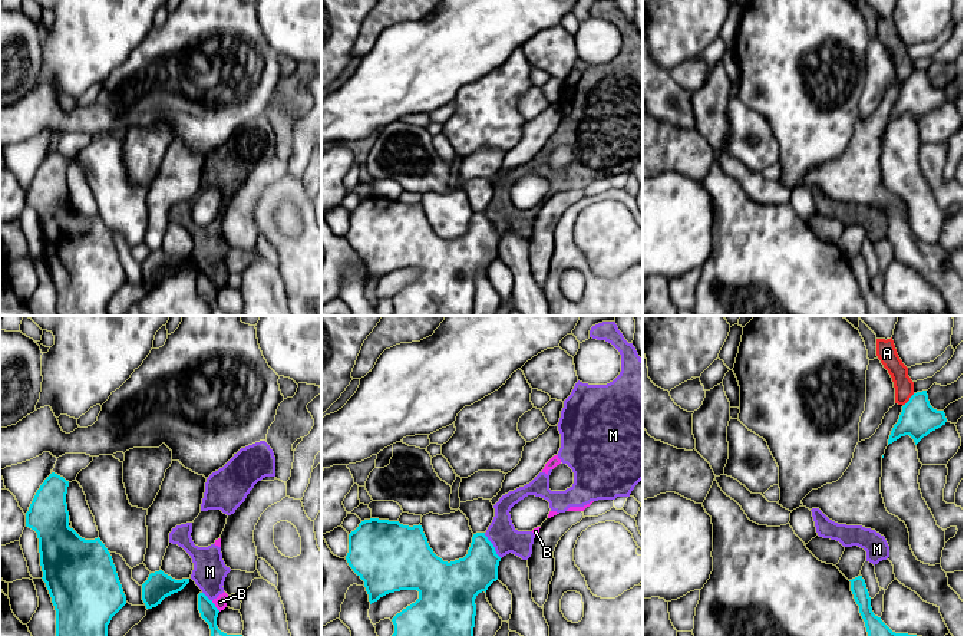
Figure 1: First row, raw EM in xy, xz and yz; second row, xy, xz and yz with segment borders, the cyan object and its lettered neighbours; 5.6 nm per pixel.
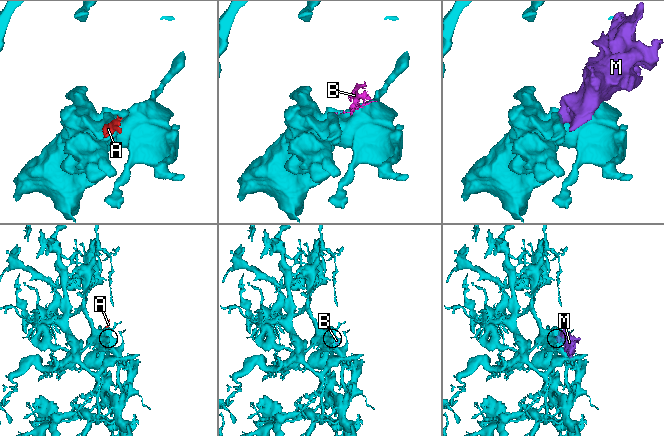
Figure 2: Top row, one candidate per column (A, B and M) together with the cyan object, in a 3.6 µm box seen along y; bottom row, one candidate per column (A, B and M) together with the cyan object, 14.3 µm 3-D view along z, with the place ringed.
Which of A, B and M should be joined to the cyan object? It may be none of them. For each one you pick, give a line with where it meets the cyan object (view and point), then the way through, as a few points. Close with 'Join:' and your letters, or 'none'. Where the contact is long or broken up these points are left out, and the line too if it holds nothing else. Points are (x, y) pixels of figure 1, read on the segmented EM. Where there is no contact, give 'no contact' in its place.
Join: none

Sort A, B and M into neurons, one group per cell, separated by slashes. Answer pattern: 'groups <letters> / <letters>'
groups A / B M

